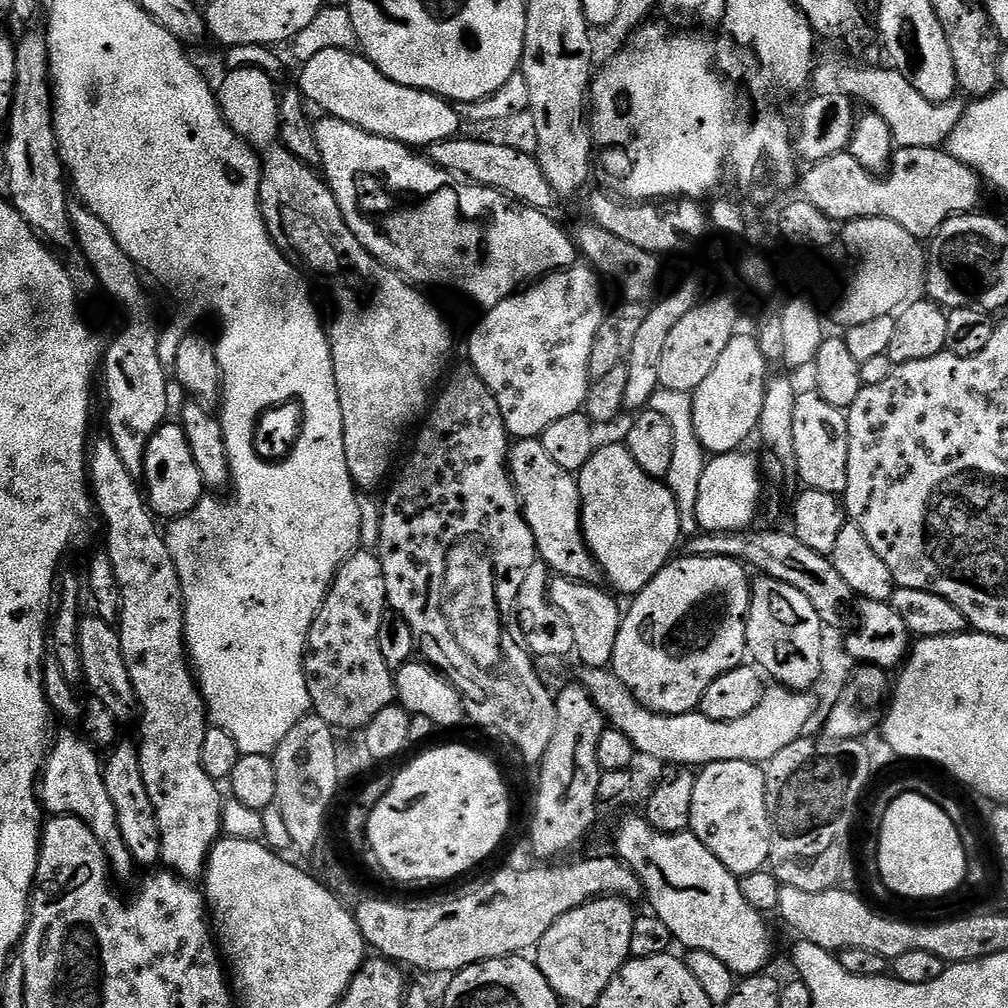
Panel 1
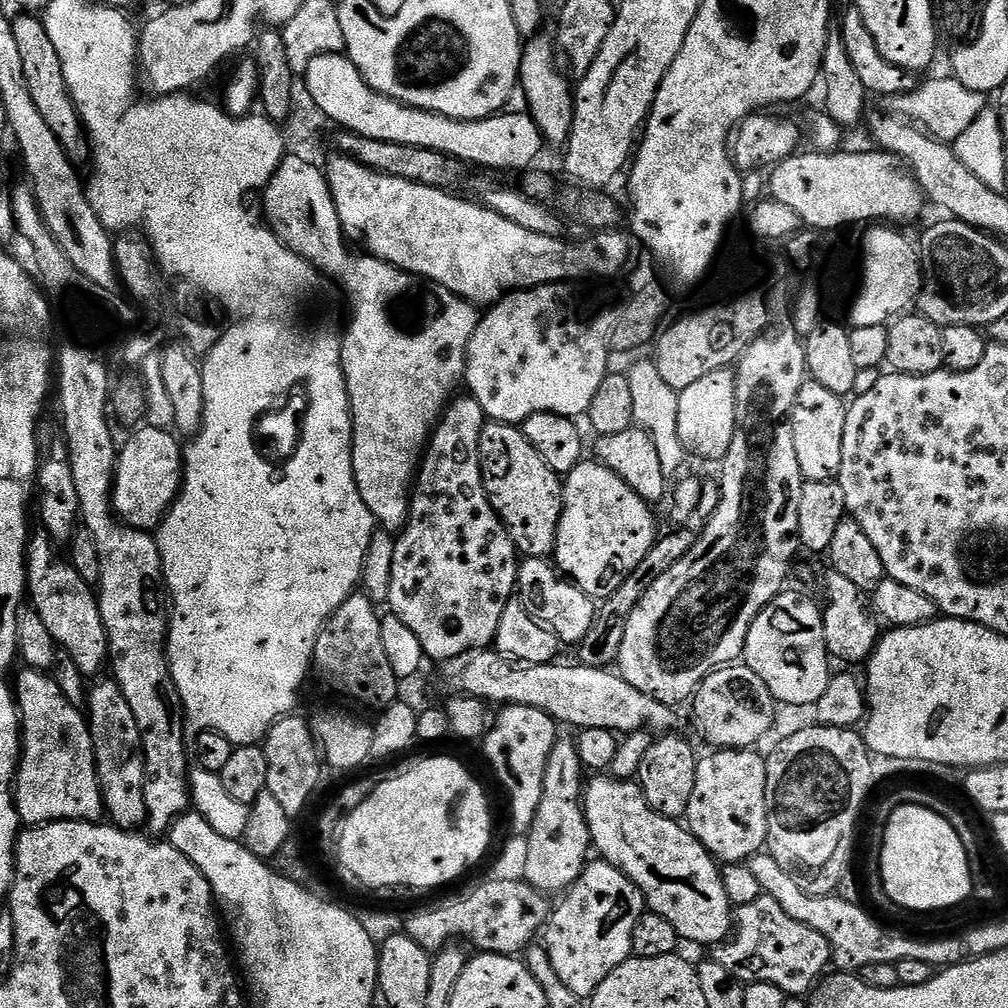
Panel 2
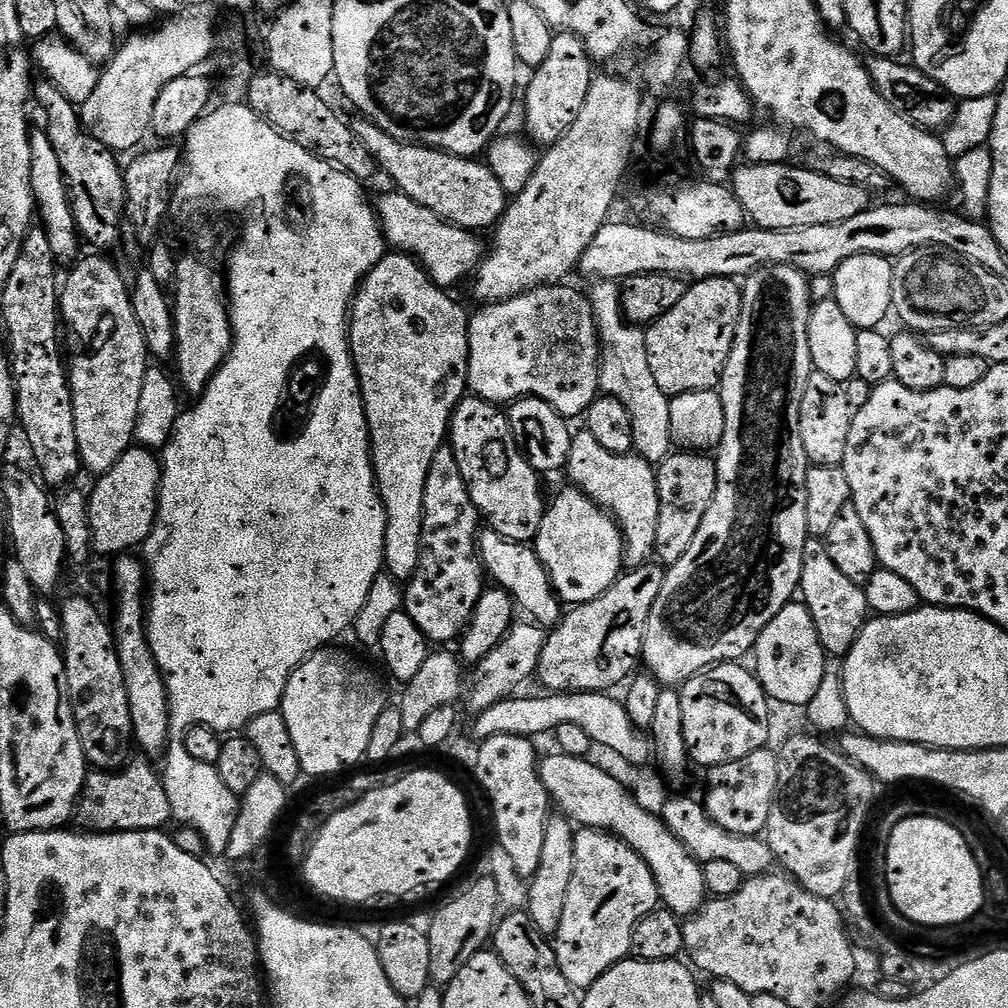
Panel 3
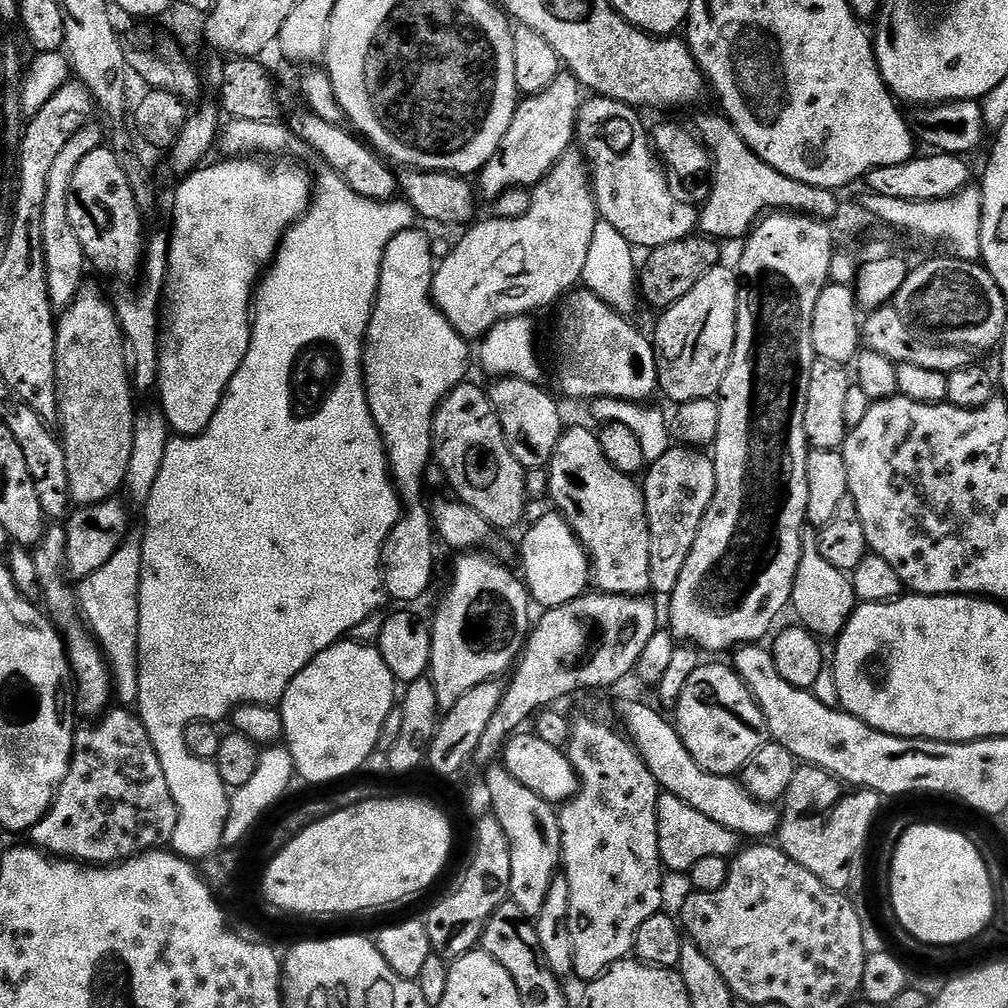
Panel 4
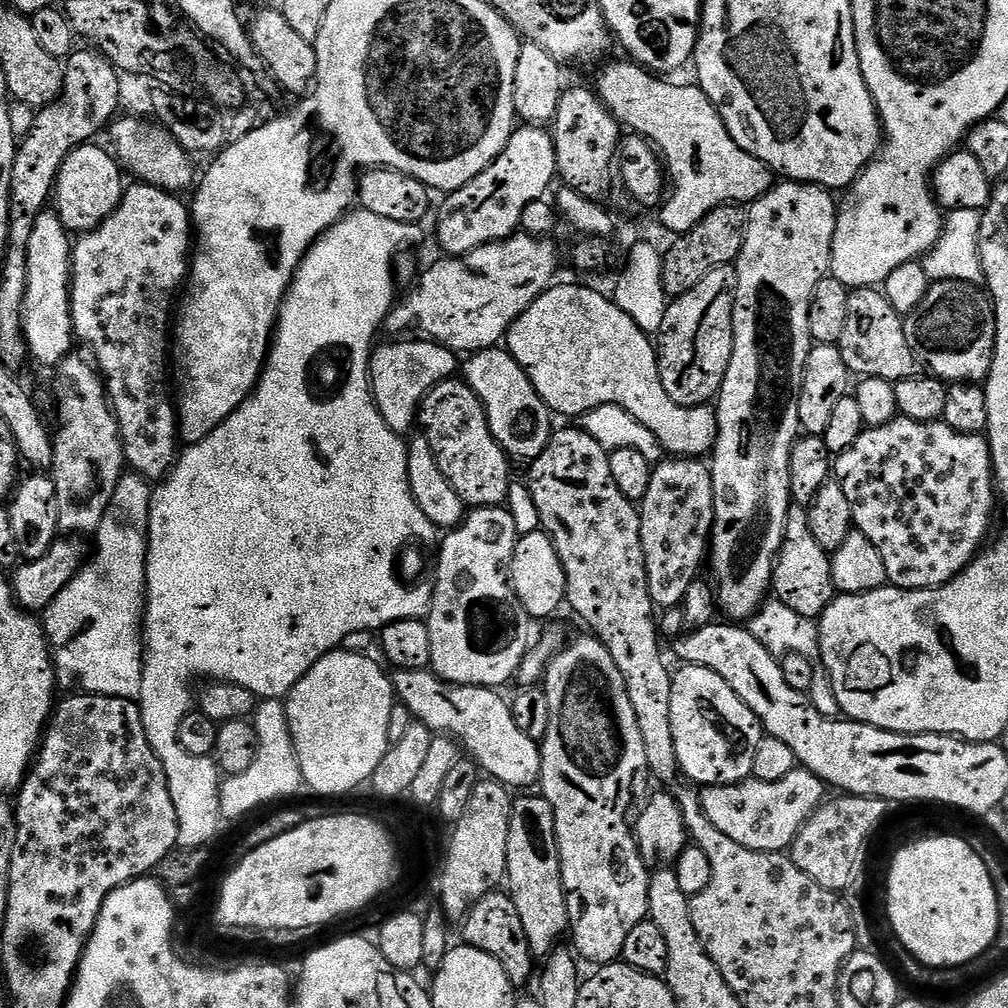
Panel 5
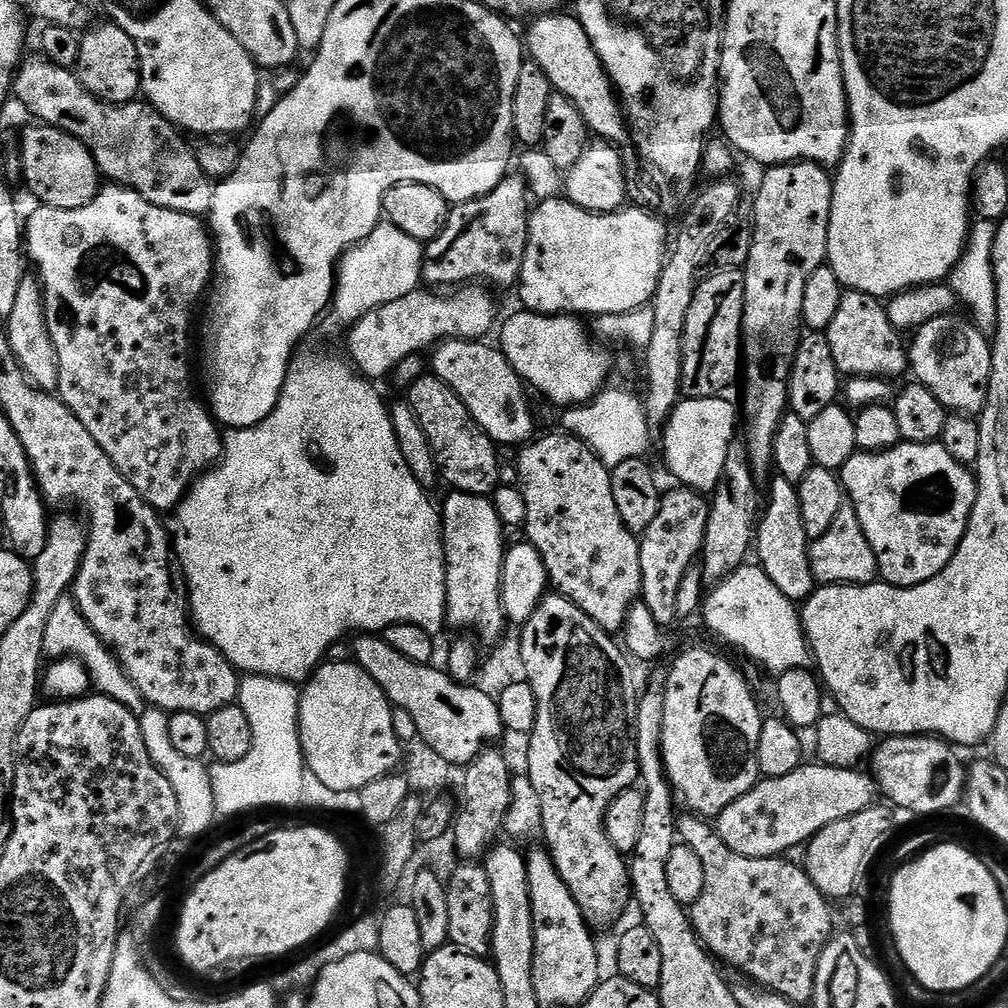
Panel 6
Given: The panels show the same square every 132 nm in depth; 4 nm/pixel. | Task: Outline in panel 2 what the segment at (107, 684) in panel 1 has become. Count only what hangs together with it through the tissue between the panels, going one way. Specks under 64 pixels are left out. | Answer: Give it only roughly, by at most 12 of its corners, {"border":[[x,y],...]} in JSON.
{"border":[[47,539],[30,604],[85,674],[110,660],[98,592]]}

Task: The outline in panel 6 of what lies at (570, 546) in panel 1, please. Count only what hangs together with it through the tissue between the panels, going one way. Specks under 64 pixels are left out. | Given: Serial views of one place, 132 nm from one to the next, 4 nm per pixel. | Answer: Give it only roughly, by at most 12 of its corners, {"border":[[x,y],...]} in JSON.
{"border":[[446,382],[407,385],[449,489],[491,497],[497,445]]}

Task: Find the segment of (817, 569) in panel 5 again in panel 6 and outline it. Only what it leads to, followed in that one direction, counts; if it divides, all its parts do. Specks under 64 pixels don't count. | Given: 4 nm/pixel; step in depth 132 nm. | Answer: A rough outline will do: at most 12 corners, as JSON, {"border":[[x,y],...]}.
{"border":[[773,480],[754,556],[793,602],[818,585],[798,487]]}

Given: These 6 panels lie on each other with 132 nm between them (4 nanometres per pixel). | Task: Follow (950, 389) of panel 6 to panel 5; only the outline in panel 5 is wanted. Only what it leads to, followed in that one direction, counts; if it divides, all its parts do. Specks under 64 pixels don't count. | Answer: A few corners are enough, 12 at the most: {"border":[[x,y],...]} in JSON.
{"border":[[929,283],[906,342],[931,375],[984,382],[996,310],[983,287]]}

